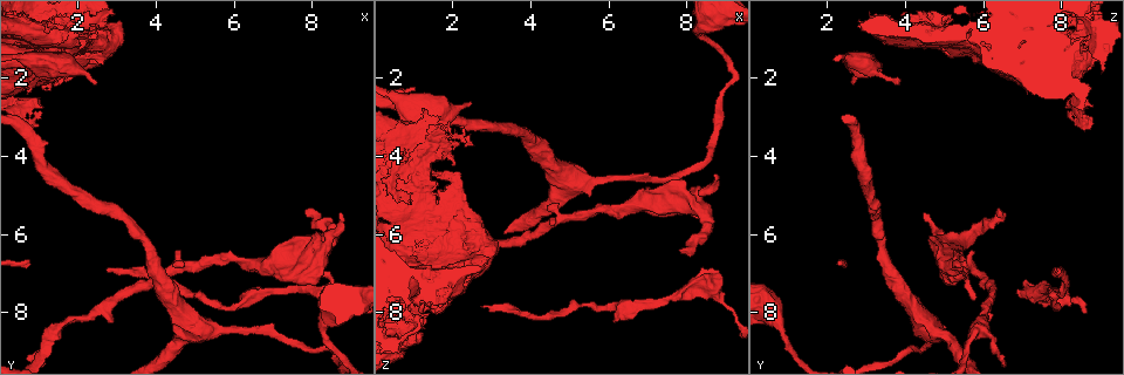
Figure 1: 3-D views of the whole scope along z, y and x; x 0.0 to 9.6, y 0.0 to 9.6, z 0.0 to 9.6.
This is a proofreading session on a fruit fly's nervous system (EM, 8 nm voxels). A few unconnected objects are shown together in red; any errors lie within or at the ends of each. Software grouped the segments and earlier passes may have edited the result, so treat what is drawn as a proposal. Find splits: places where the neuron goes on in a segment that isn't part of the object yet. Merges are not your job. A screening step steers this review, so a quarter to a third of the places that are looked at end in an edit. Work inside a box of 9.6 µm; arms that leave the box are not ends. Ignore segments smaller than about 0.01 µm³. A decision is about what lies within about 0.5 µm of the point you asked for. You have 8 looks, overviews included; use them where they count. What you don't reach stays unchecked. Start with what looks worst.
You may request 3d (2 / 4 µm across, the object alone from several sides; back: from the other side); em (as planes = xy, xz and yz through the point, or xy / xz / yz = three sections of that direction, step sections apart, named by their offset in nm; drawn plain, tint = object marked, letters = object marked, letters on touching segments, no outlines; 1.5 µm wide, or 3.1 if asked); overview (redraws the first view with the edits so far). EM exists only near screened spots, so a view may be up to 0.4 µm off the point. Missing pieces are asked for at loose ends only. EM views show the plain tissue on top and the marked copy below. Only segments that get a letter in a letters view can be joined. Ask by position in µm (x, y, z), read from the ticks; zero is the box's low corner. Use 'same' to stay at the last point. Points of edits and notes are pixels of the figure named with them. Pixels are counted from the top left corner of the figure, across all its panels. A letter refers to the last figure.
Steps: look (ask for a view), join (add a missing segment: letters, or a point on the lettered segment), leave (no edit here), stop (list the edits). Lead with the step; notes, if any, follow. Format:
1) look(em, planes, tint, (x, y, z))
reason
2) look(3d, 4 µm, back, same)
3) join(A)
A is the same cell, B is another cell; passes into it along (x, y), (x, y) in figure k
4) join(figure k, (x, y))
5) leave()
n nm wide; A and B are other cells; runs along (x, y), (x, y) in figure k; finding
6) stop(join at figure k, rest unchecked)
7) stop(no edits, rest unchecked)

look(3d, 4 µm, (0.85, 3.20, 8.40))
free end

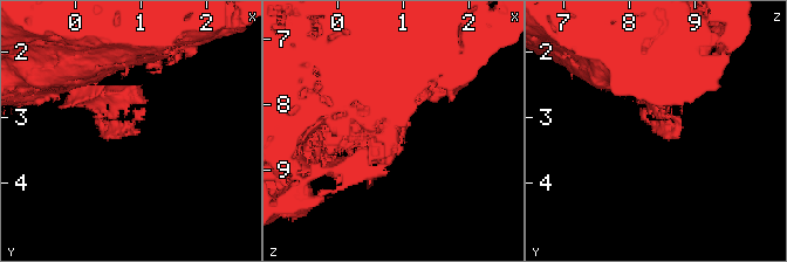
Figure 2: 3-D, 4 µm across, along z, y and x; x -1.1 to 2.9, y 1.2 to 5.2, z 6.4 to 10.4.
look(em, planes, letters, (0.85, 3.15, 8.40))

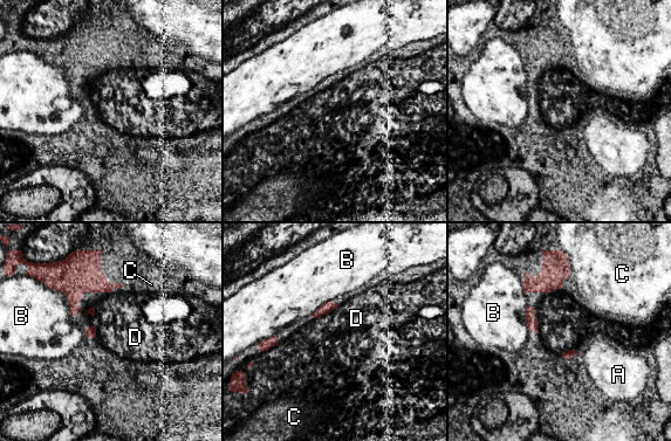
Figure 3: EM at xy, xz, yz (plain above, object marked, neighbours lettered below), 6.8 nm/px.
leave()
A, B, C and D are other cells; none of them fits

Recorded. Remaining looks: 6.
look(3d, 4 µm, (7.95, 6.05, 4.65))
an open end

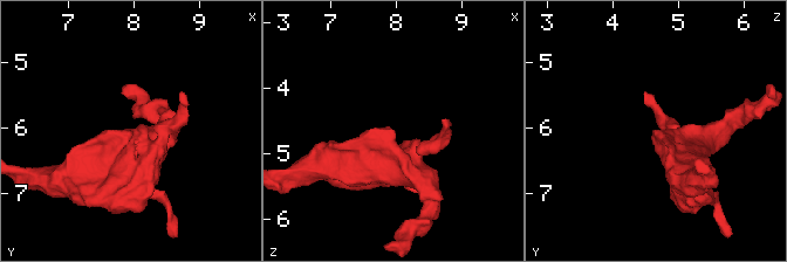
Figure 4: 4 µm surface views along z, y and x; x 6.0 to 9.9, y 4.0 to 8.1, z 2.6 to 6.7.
look(em, xz, step 8, tint, (7.95, 6.05, 4.65))
now the EM

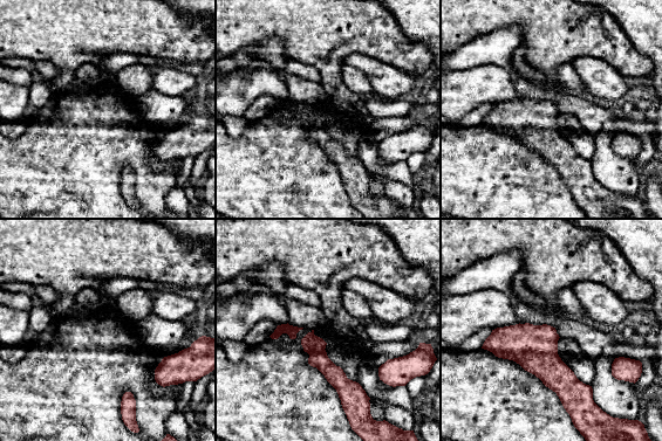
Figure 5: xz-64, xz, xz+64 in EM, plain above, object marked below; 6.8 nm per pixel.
look(em, planes, letters, same)
cut it another way

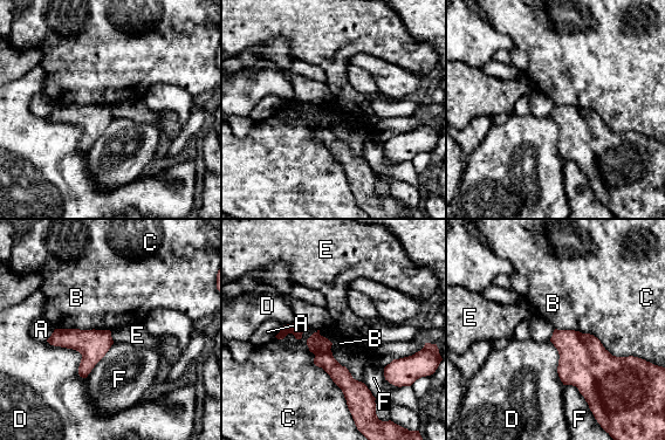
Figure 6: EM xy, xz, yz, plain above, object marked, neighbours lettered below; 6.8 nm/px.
leave()
A, B, C, D, E and F are other cells; border along (109, 330), (114, 342) in figure 6; none of them fits

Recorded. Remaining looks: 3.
look(3d, 4 µm, (0.60, 2.20, 3.80))
free end

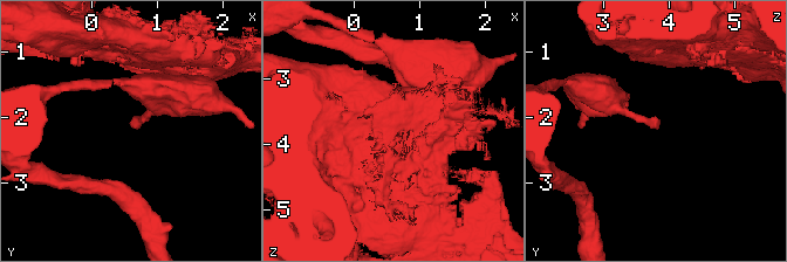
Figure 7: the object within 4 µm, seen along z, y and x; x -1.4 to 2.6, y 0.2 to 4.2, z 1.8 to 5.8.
look(em, yz, step 8, tint, (0.60, 2.15, 3.80))
now the EM

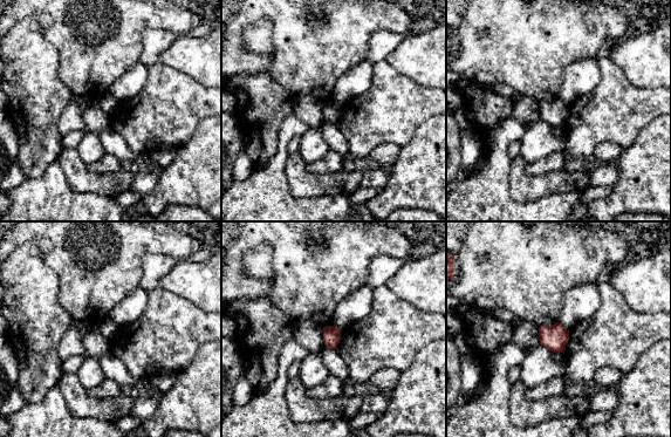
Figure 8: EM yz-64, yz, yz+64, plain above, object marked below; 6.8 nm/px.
look(em, planes, letters, same)
cut it another way

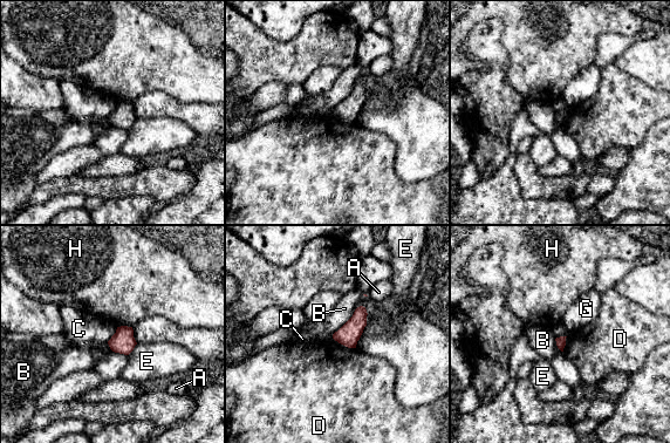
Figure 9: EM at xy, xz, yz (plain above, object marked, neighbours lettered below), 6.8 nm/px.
leave()
A, B, C, D, E, G and H are other cells; border along (356, 308), (333, 334) in figure 9; none of them fits

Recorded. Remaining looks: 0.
stop(no edits, rest unchecked)

